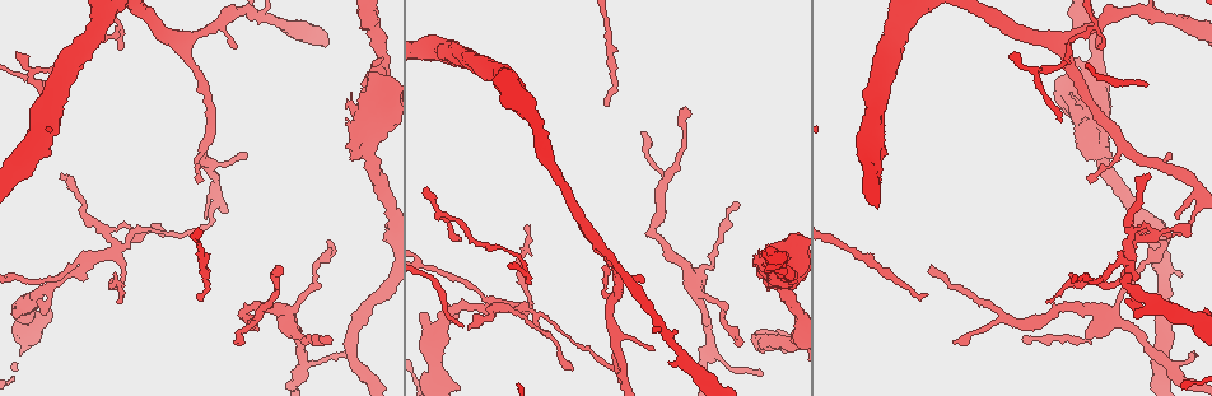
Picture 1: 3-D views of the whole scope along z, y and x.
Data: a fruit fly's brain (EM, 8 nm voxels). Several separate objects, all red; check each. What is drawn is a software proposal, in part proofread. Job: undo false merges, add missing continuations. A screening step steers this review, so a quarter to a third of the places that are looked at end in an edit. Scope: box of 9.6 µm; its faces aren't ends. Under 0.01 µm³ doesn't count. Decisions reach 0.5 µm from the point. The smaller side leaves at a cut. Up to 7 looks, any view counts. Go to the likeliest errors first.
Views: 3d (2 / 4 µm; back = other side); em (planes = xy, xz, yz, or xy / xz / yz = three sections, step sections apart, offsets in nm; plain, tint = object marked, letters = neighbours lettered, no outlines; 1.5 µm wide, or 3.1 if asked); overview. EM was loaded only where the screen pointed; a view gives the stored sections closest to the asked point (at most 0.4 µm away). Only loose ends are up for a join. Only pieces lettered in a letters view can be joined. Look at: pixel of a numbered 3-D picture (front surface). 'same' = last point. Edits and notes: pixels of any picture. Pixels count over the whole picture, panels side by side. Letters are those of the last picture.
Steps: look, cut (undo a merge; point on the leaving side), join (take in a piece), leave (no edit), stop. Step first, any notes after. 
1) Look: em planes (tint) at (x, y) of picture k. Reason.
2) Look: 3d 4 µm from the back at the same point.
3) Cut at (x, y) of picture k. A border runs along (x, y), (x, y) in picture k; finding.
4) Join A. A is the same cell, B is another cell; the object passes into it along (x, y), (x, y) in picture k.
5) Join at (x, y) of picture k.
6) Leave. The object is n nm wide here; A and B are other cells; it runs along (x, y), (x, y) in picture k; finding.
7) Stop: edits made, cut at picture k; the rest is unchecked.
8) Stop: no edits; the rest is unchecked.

Look: 3d 2 µm at (332, 242) of picture 1.

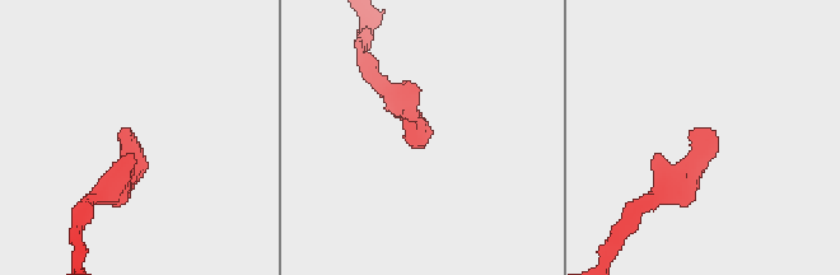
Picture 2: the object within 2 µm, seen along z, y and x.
Look: em planes (letters) at (716, 140) of picture 2.

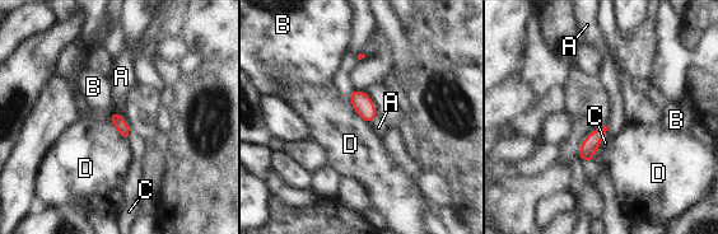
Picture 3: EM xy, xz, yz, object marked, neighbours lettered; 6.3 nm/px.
Leave. The object is 80 nm wide here; A, B, C and D are other cells; none of them fits.

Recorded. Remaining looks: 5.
Look: em planes (letters) at (527, 224) of picture 1. End of a long branch.

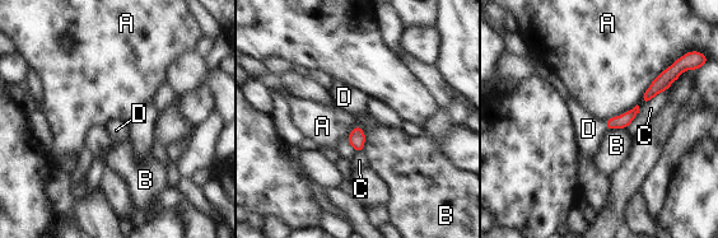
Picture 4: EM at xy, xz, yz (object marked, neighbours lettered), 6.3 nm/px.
Join D. D is the same cell, A, B and C are other cells; the object passes into it along (624, 120), (606, 125), (590, 130) in picture 4; it goes on there.

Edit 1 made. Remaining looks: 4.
Look: overview.

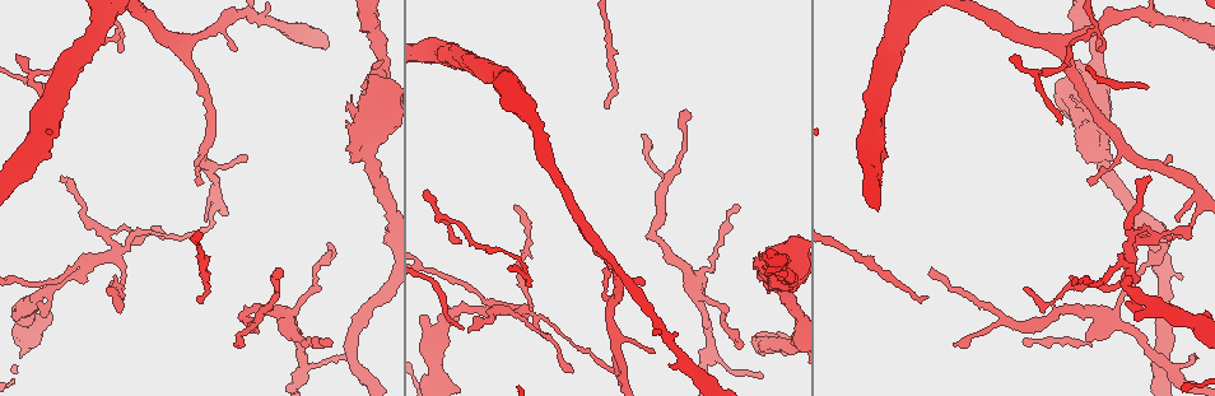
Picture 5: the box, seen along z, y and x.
Look: 3d 2 µm at (329, 342) of picture 5. Branch stops here.

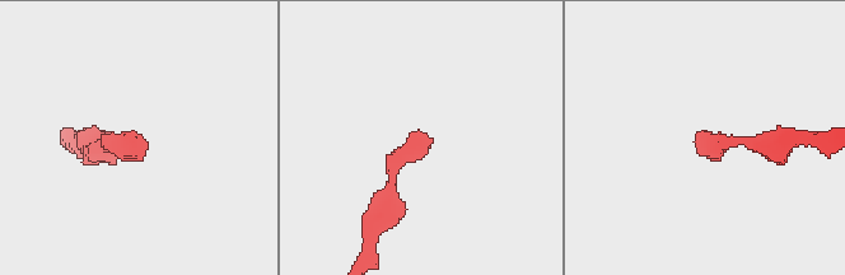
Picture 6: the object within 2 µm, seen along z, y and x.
Look: em planes (tint) at (703, 137) of picture 6. Now the EM.

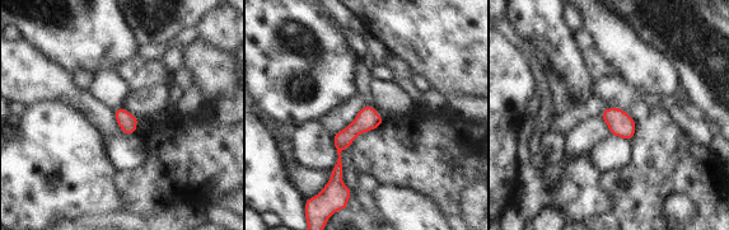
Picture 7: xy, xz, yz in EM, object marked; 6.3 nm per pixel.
Look: em planes (letters) at the same point.

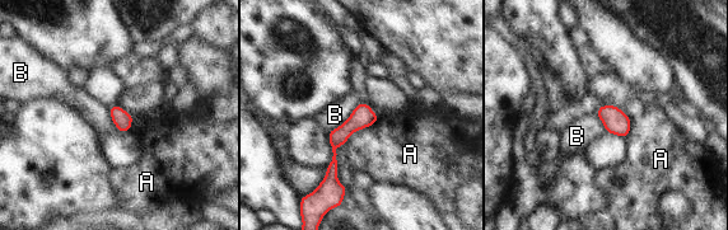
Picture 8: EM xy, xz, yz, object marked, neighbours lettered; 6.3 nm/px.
Leave. A and B are other cells; a border runs along (359, 102), (340, 125), (327, 132) in picture 8; no lettered piece goes on from it.

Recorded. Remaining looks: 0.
Stop: edits made, join at picture 4; the rest is unchecked.

